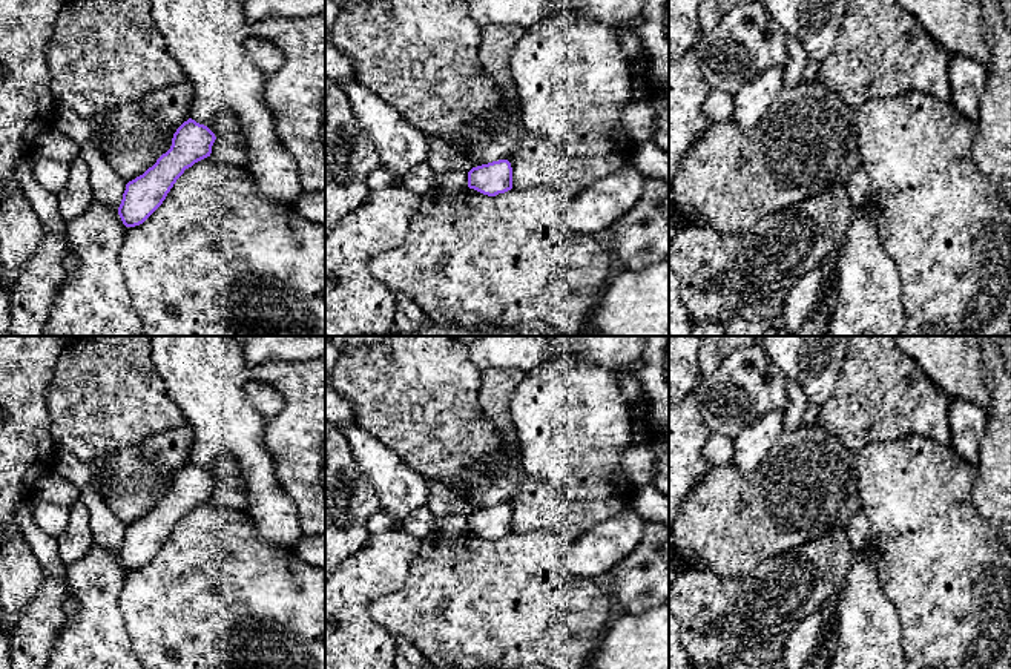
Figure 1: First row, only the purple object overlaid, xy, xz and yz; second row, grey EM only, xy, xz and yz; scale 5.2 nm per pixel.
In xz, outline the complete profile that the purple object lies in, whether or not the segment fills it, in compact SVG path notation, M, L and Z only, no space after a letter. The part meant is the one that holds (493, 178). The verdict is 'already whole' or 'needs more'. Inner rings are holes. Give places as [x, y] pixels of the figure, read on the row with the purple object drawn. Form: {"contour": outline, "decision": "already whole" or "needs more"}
{"contour": "M499 160L473 167L468 172L468 187L483 195L496 196L512 189L512 167L508 160Z", "decision": "already whole"}

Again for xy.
{"contour": "M189 118L172 138L170 149L143 175L126 184L118 215L126 227L143 224L166 199L167 193L195 163L210 157L215 133Z", "decision": "already whole"}

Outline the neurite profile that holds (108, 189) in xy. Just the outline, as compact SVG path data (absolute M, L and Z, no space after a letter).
M60 106L52 127L78 144L80 155L89 166L89 184L95 203L118 209L127 183L107 166L103 153L94 144L94 127L91 121L80 117L75 110Z

